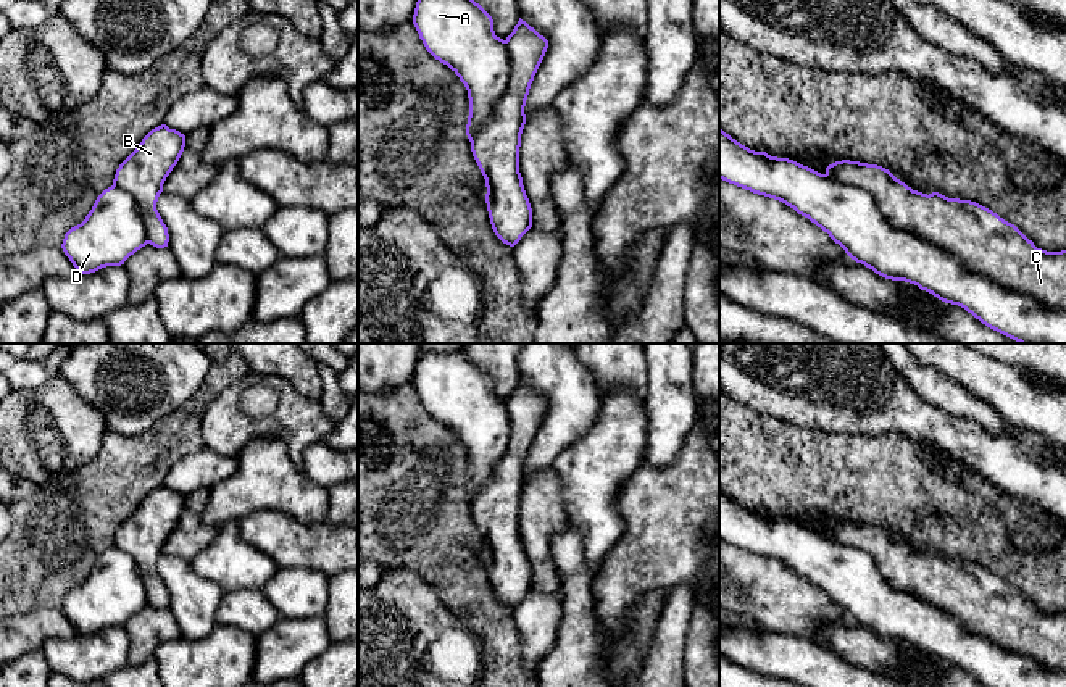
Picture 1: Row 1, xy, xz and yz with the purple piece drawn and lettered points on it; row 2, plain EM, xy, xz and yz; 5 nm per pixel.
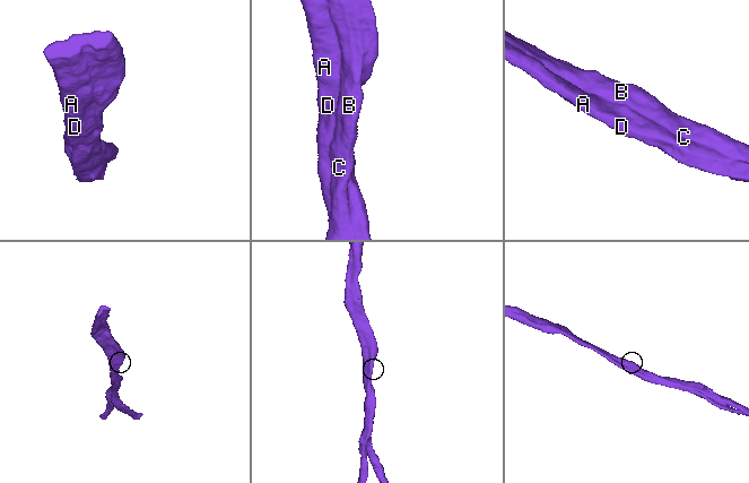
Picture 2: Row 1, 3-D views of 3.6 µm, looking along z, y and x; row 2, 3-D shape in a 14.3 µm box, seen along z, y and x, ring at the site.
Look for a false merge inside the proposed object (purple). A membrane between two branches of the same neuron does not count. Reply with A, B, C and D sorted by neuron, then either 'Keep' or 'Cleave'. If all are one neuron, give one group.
Groups: A D / B C. Cleave

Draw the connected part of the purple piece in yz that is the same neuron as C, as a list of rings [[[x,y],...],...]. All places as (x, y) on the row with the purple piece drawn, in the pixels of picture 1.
[[[842,160],[829,164],[826,176],[868,190],[890,224],[956,256],[969,271],[1047,308],[1066,311],[1066,250],[1037,248],[992,210],[939,192],[913,190],[877,164]]]

